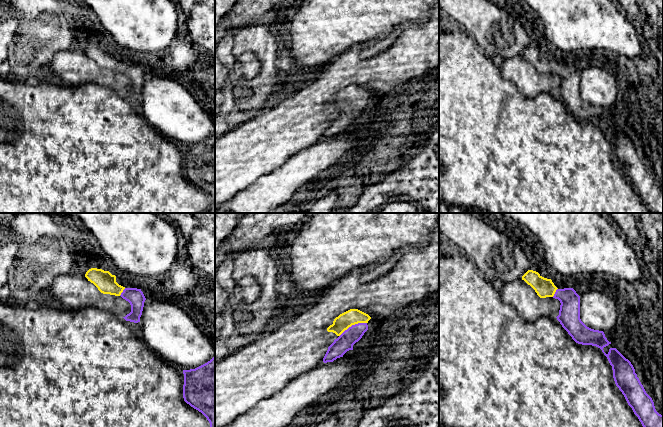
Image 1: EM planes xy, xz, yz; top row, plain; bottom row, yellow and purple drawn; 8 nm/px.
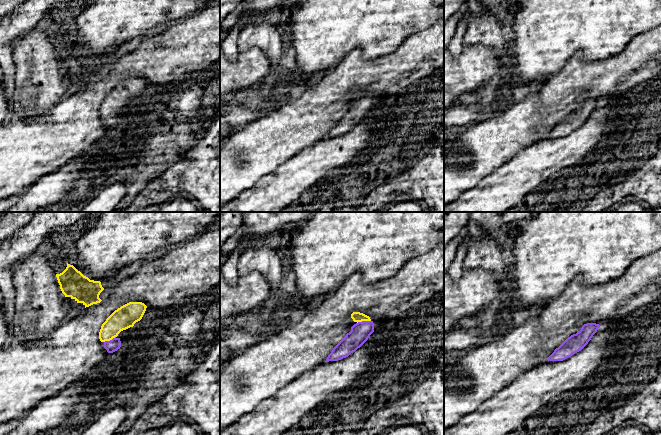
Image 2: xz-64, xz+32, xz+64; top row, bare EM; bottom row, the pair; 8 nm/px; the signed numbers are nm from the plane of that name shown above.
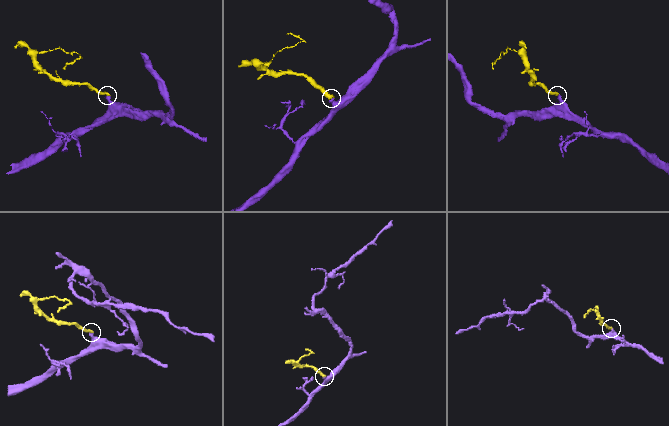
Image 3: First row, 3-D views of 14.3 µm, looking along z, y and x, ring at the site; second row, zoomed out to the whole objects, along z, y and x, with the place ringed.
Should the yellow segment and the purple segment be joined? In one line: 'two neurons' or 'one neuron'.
one neuron

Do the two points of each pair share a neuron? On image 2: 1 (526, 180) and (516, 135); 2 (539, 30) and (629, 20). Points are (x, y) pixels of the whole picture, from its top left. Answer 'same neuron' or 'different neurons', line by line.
1: different neurons
2: same neuron

